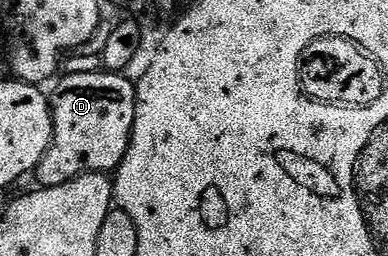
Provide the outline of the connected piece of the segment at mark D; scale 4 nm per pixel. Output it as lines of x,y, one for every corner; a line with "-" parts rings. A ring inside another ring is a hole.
97,71
63,75
53,85
54,93
49,93
54,133
36,169
37,183
43,188
60,186
89,172
113,173
128,150
138,101
135,81
126,74

